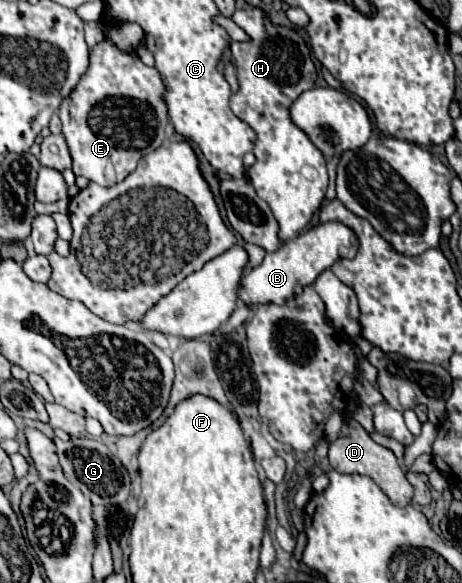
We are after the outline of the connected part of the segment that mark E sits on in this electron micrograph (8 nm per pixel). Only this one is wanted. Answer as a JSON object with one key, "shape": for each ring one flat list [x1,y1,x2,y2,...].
{"shape":[[108,38,90,48,86,76,78,80,78,88,66,98,68,122,62,124,62,134,74,160,74,174,100,186,114,186,124,180,138,160,154,152,166,138,170,118,164,94,162,74,154,66,146,66,136,54,120,50]]}

